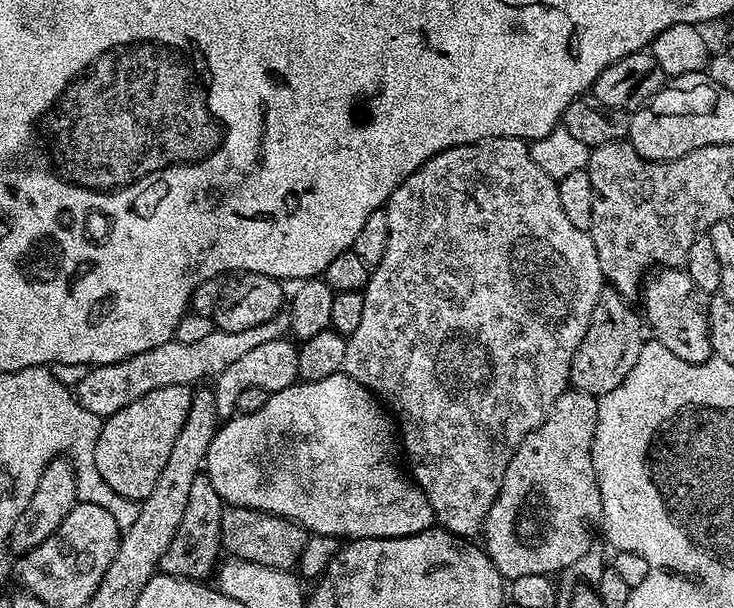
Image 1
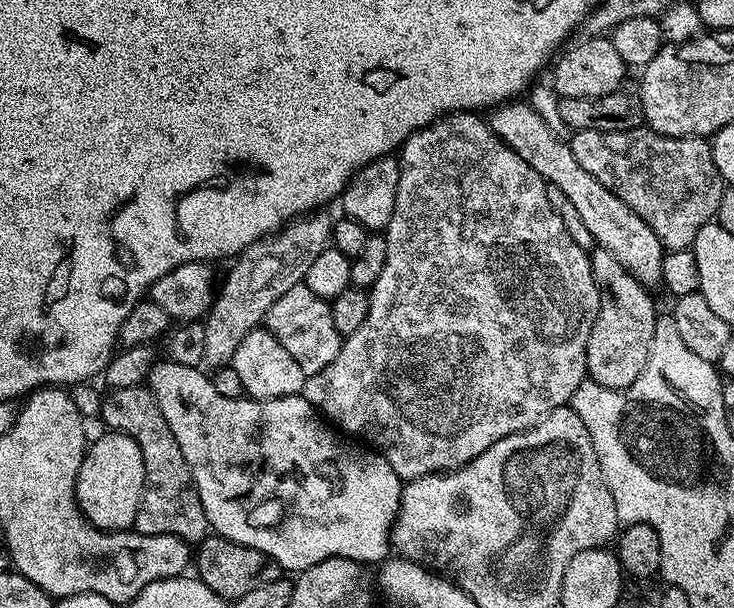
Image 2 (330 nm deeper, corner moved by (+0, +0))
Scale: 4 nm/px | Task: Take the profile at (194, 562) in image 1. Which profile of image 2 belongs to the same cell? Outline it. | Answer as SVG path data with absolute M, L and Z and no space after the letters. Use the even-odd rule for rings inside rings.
M144 386L113 388L107 394L109 396L100 404L103 427L125 432L138 442L138 450L142 450L144 498L136 515L135 531L144 536L177 536L189 546L199 545L210 532L206 510L190 466L186 466L186 458L174 438L174 430L166 426L166 418L162 418L162 410L158 410L156 397Z

